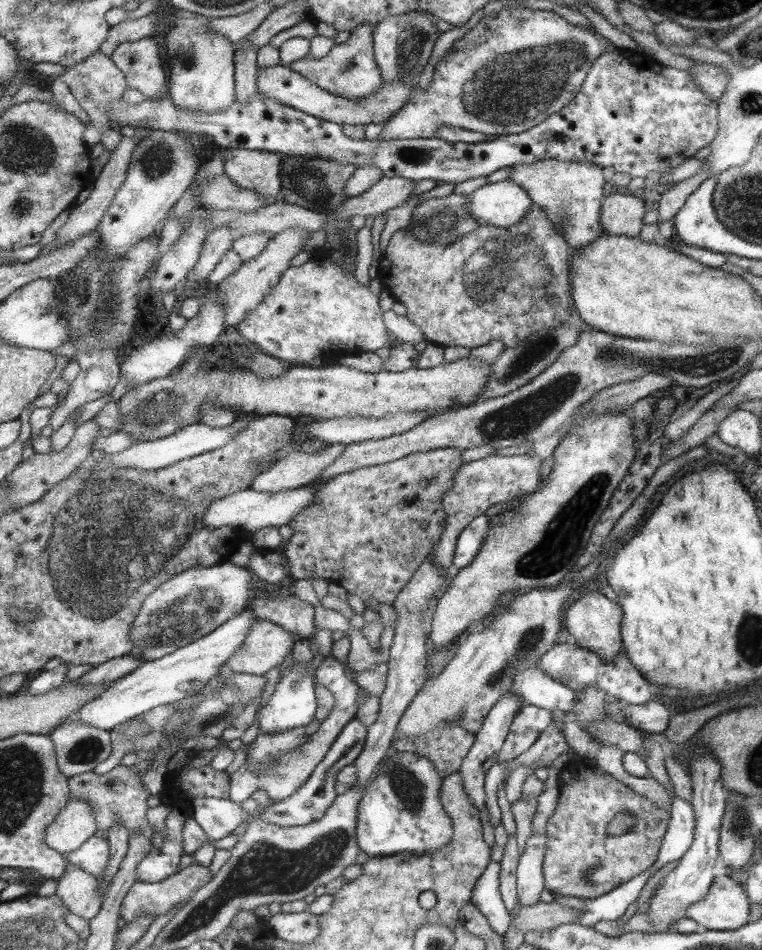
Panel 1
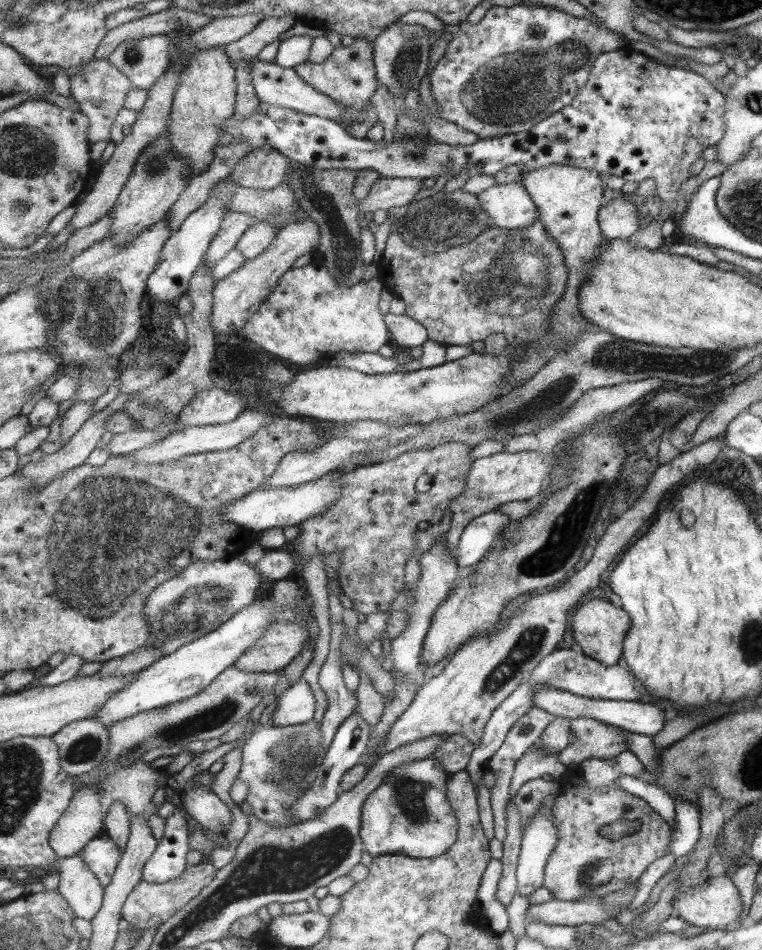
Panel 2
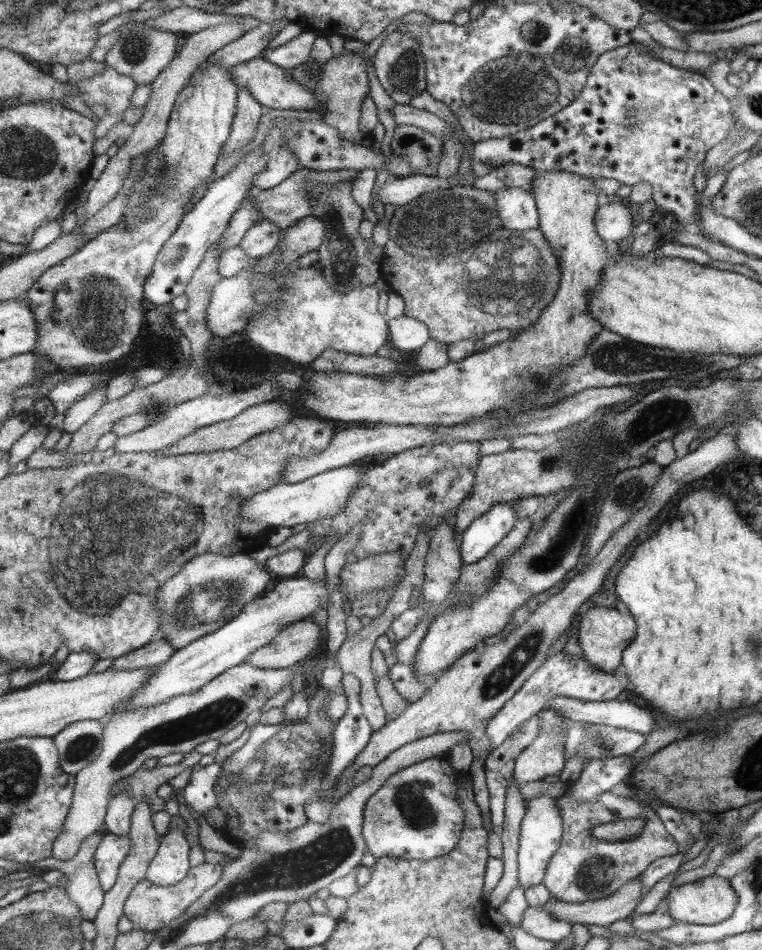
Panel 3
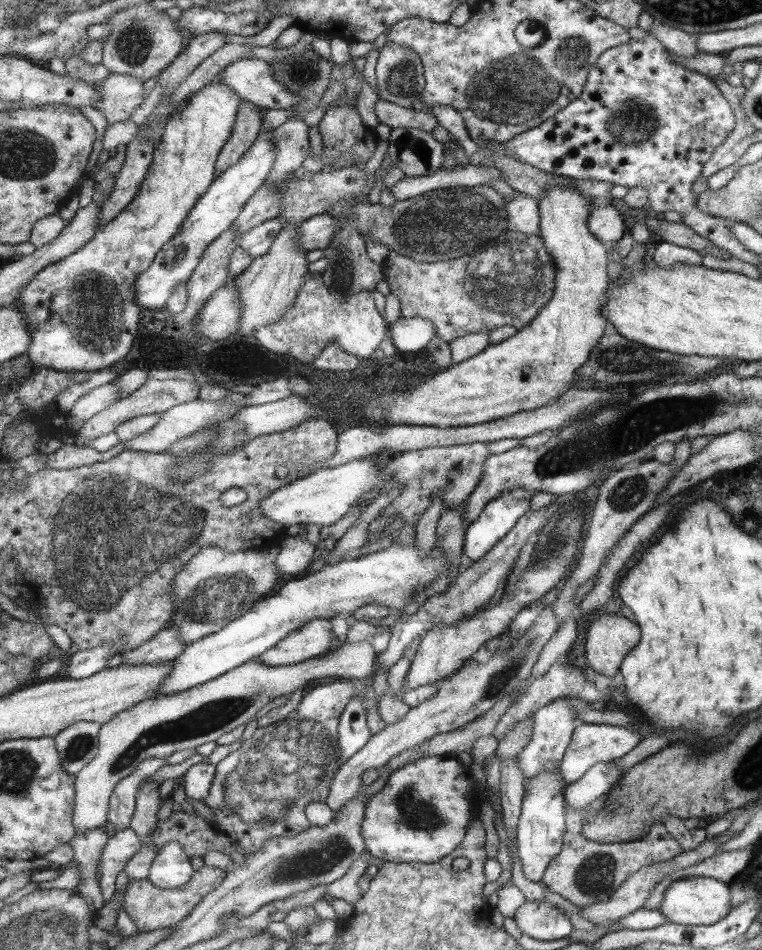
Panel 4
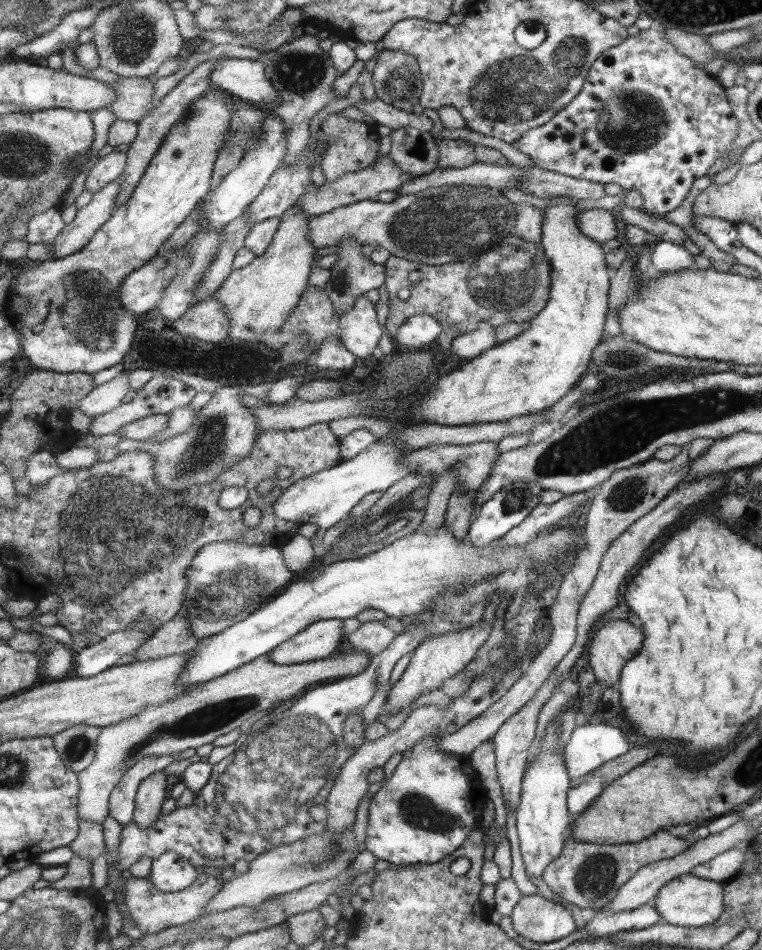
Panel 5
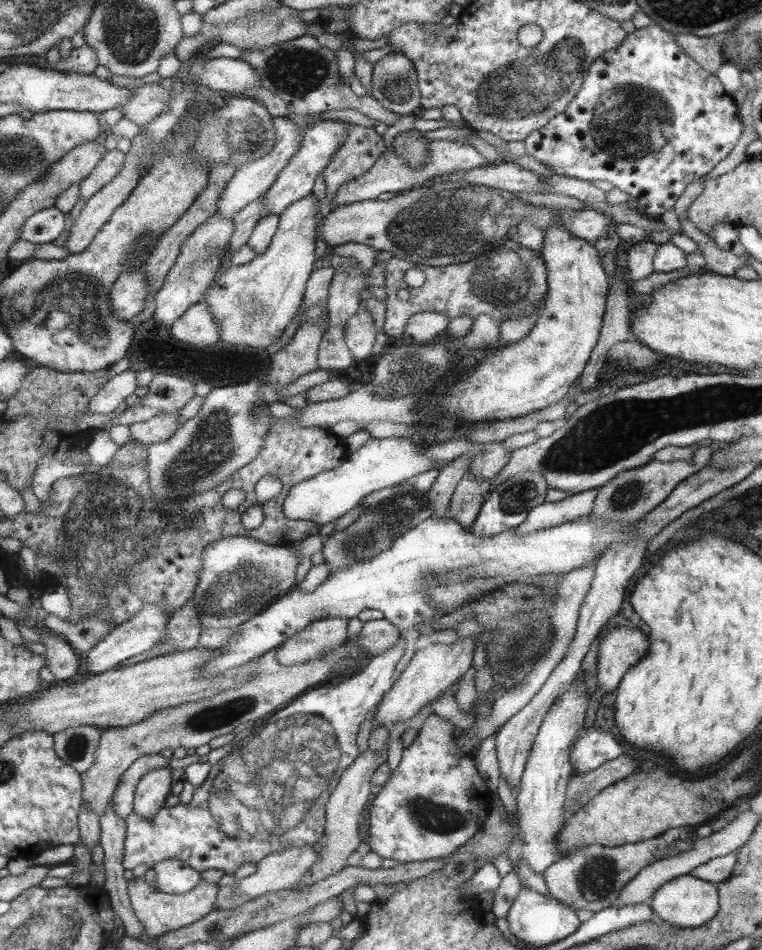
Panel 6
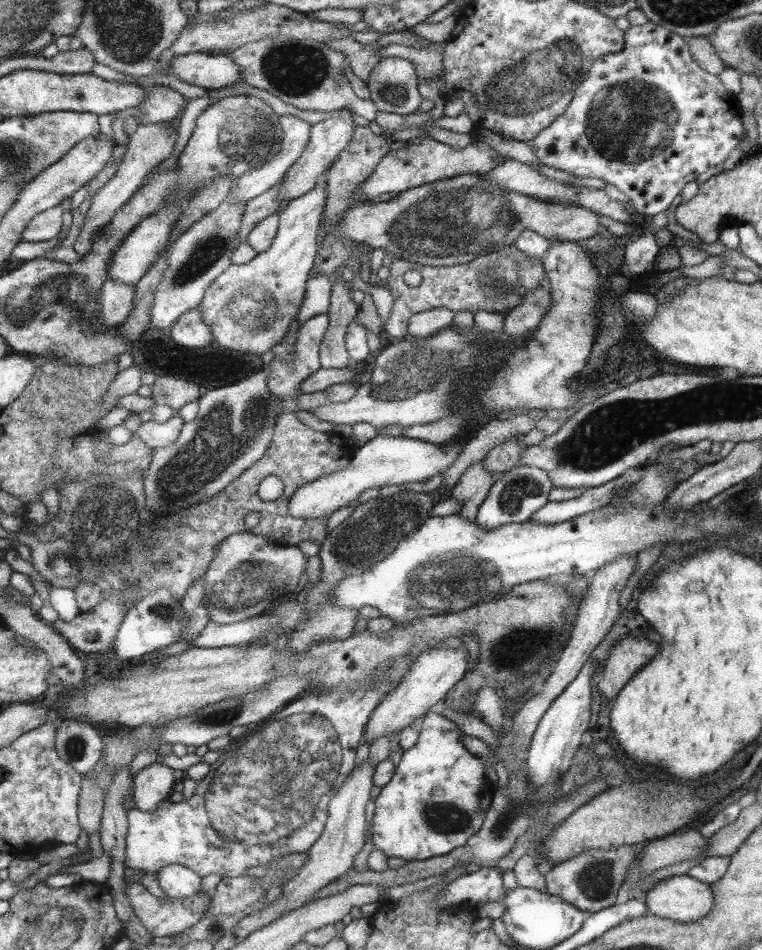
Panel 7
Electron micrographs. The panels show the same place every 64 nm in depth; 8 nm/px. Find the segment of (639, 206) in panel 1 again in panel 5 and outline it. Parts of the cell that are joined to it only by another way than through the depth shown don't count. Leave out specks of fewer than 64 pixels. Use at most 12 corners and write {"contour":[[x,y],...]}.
{"contour":[[580,211],[576,224],[597,243],[615,238],[611,211]]}

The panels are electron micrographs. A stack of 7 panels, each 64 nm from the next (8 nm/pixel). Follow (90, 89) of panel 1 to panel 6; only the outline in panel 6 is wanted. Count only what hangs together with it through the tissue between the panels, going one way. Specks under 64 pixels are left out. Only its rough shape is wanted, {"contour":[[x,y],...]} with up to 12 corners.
{"contour":[[157,83],[130,89],[120,106],[139,128],[168,106],[172,90]]}

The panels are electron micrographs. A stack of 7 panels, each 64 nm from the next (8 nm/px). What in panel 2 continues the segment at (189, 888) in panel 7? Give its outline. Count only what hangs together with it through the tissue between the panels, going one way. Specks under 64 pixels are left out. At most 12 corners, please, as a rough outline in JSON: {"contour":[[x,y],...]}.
{"contour":[[185,810],[164,819],[165,832],[141,869],[141,881],[164,884],[186,869]]}

